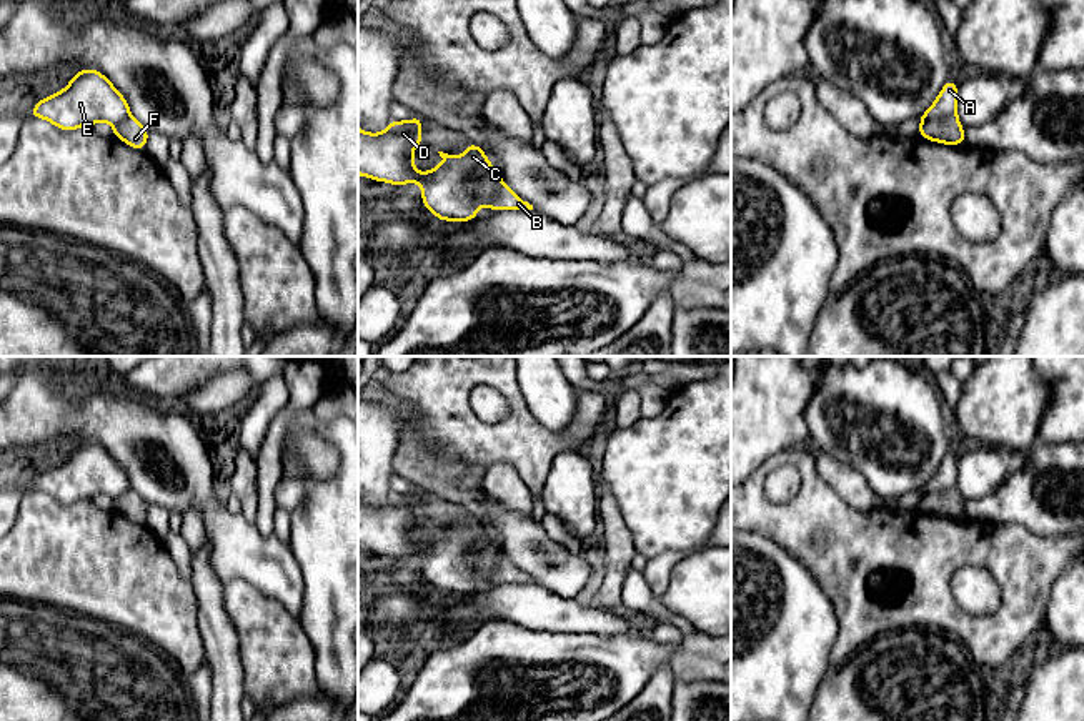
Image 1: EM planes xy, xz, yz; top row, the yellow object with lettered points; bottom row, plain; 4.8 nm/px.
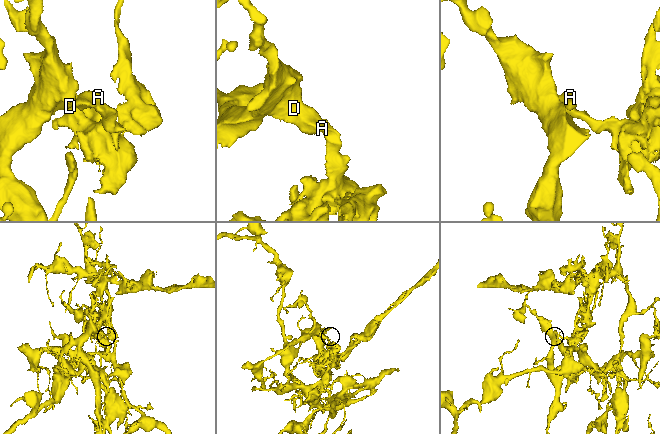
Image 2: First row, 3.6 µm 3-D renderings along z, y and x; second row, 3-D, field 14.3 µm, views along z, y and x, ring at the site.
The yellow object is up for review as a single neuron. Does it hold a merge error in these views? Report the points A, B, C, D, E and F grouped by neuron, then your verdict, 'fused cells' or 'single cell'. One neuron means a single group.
A C D E / B F; fused cells

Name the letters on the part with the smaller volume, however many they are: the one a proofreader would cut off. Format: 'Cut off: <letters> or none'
Cut off: B, F

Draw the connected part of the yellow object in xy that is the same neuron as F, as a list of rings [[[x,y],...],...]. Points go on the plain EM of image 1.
[[[133,490],[125,491],[118,498],[113,498],[113,510],[125,515],[135,523],[145,525],[148,508],[150,505]]]

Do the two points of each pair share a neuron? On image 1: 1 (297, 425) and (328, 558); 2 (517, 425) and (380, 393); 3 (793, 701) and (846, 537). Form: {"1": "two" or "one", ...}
{"1": "one", "2": "two", "3": "two"}

